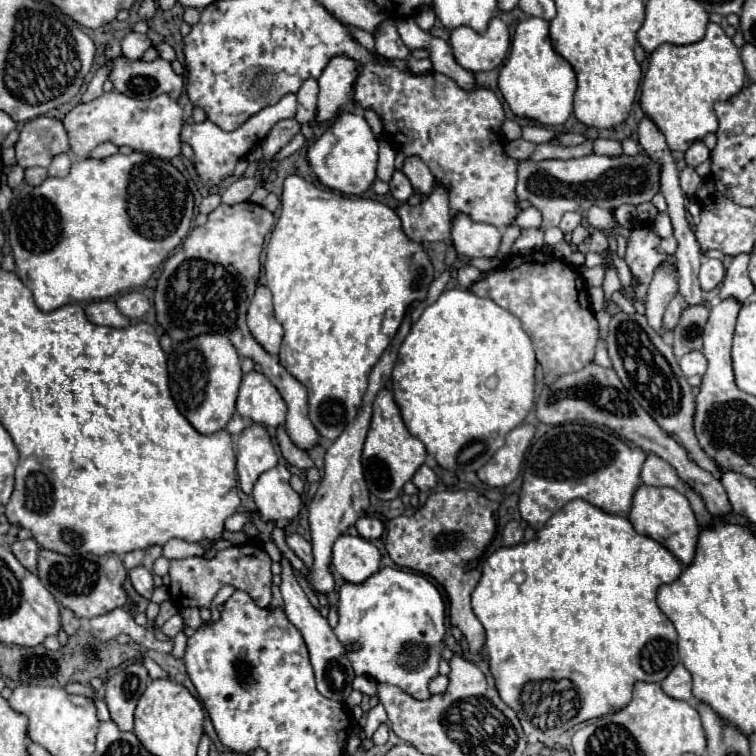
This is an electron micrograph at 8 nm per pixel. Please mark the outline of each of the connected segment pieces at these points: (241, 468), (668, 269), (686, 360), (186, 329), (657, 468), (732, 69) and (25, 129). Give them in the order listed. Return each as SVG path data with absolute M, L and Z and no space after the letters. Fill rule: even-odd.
M250 424L240 434L240 442L238 442L236 470L238 470L240 490L244 494L250 494L260 474L274 468L276 464L278 464L278 456L274 452L274 444L268 430L260 424Z
M662 264L648 288L648 298L646 298L646 318L648 324L660 334L666 336L668 332L662 328L662 318L664 318L664 310L668 306L668 302L674 298L674 294L678 292L678 282L676 282L676 270L674 266L666 266Z
M690 352L680 358L680 368L686 376L702 376L702 372L706 372L706 356L702 356L702 352Z
M242 202L242 204L220 204L216 210L212 210L208 214L208 222L204 226L196 226L188 238L184 240L184 244L164 262L162 274L158 278L158 288L154 290L154 308L156 308L156 320L158 324L166 330L166 334L174 340L174 342L182 342L182 340L190 340L194 336L202 336L206 332L218 332L222 336L226 336L234 348L238 350L238 354L242 358L252 358L256 364L262 366L262 374L278 388L278 392L282 394L282 398L286 400L288 406L288 416L286 416L286 430L292 438L292 442L298 448L312 448L318 442L318 432L312 426L312 422L308 420L308 392L304 384L298 384L298 380L294 380L294 376L290 376L286 372L286 368L282 368L282 364L278 362L278 358L270 356L250 334L248 324L246 324L246 312L250 306L250 300L254 298L254 290L260 278L260 252L262 252L262 244L264 244L264 236L272 230L274 226L274 214L268 212L266 208L262 208L260 204L254 202Z
M648 454L640 478L644 484L650 486L670 486L670 488L678 488L678 476L676 470L662 458L658 458L656 454Z
M708 24L706 36L700 42L674 46L662 44L650 54L650 66L642 84L642 110L650 116L666 136L670 150L688 150L696 140L716 132L718 118L714 114L714 102L728 100L744 86L744 64L740 50L732 38L726 36L722 26Z
M40 116L22 126L16 142L16 162L22 168L48 166L56 154L68 150L68 136L62 122Z

